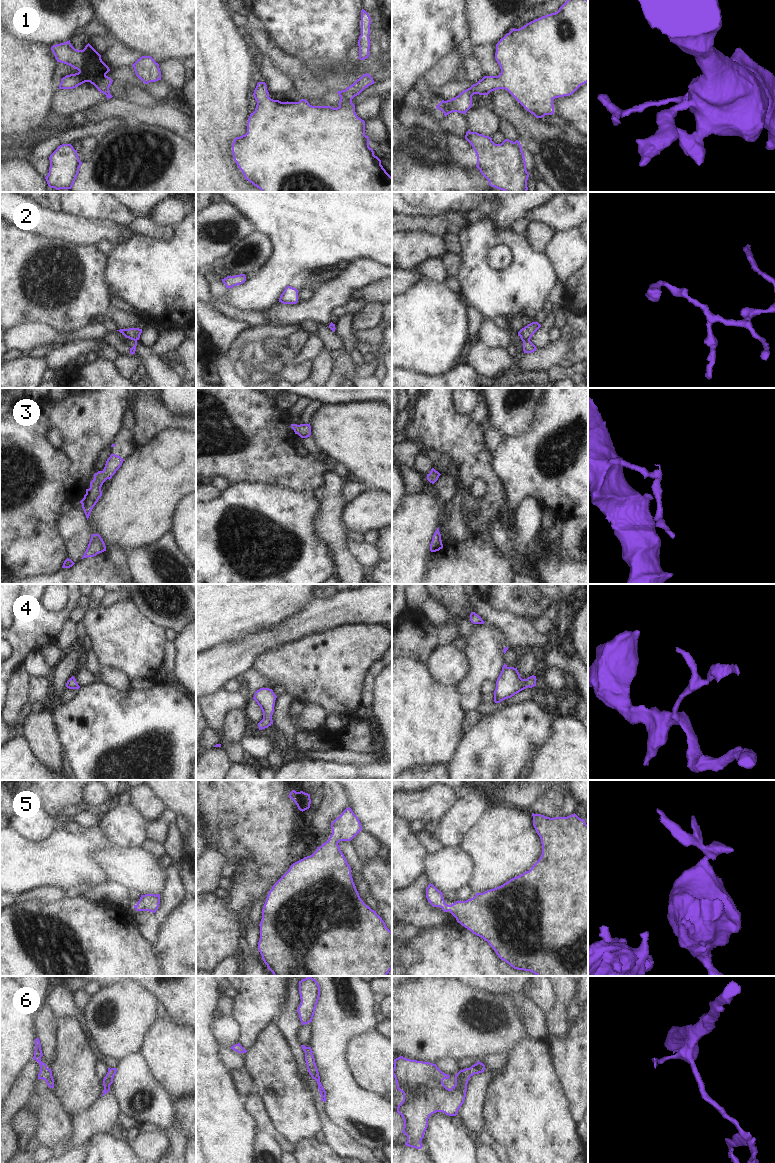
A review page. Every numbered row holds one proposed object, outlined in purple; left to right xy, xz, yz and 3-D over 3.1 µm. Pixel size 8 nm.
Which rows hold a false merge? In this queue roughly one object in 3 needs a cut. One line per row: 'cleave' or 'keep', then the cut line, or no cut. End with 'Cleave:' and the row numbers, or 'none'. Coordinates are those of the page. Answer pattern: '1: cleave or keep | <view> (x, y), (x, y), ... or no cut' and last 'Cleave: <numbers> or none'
1: keep | no cut
2: cleave | yz (529, 339), (523, 341)
3: keep | no cut
4: keep | no cut
5: keep | no cut
6: keep | no cut
Cleave: 2

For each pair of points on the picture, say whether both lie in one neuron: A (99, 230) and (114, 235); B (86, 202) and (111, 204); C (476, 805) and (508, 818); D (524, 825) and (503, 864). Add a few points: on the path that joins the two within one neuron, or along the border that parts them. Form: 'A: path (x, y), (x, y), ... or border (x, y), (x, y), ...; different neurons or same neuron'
A: path (103, 230), (110, 231); same neuron
B: path (92, 202), (105, 204); same neuron
C: border (498, 804), (488, 808), (472, 826); different neurons
D: path (514, 835), (503, 846), (503, 854); same neuron

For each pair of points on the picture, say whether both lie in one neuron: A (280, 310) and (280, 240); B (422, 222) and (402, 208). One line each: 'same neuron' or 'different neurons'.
A: different neurons
B: different neurons

